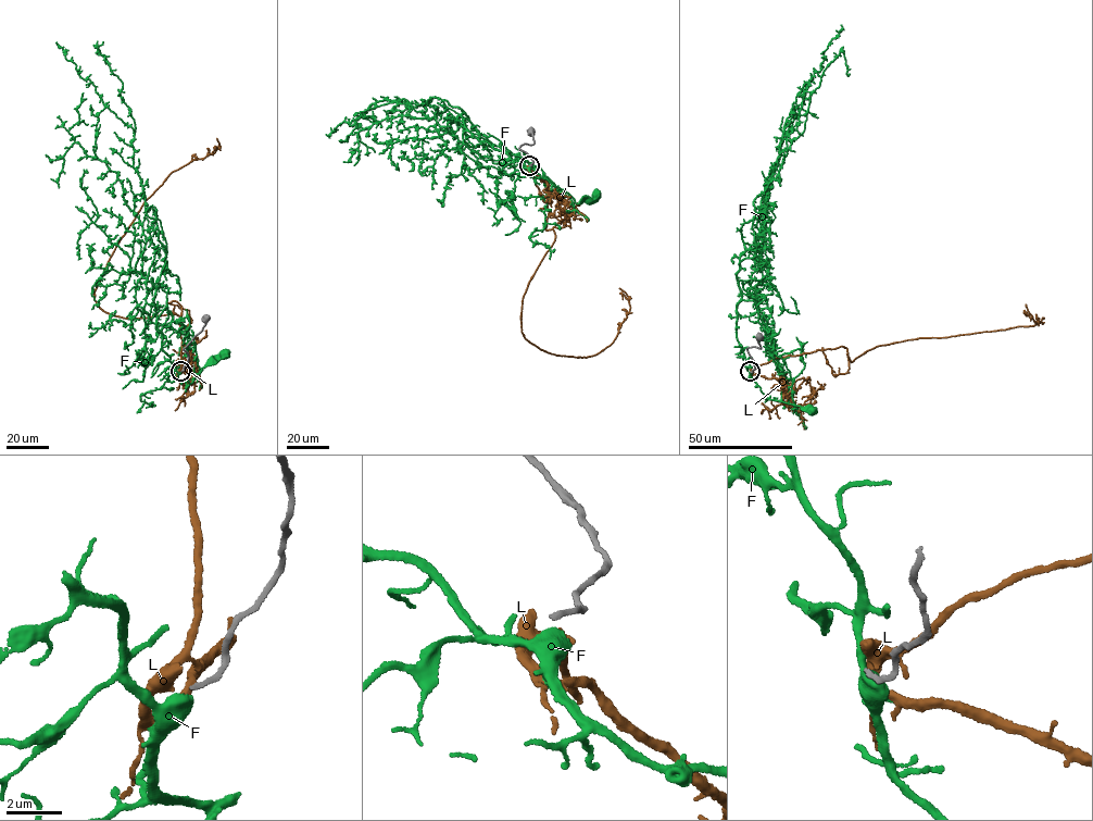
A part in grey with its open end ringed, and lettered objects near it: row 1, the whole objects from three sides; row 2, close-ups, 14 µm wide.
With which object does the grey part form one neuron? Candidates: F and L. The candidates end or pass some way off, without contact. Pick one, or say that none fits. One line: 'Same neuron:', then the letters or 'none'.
Same neuron: none

